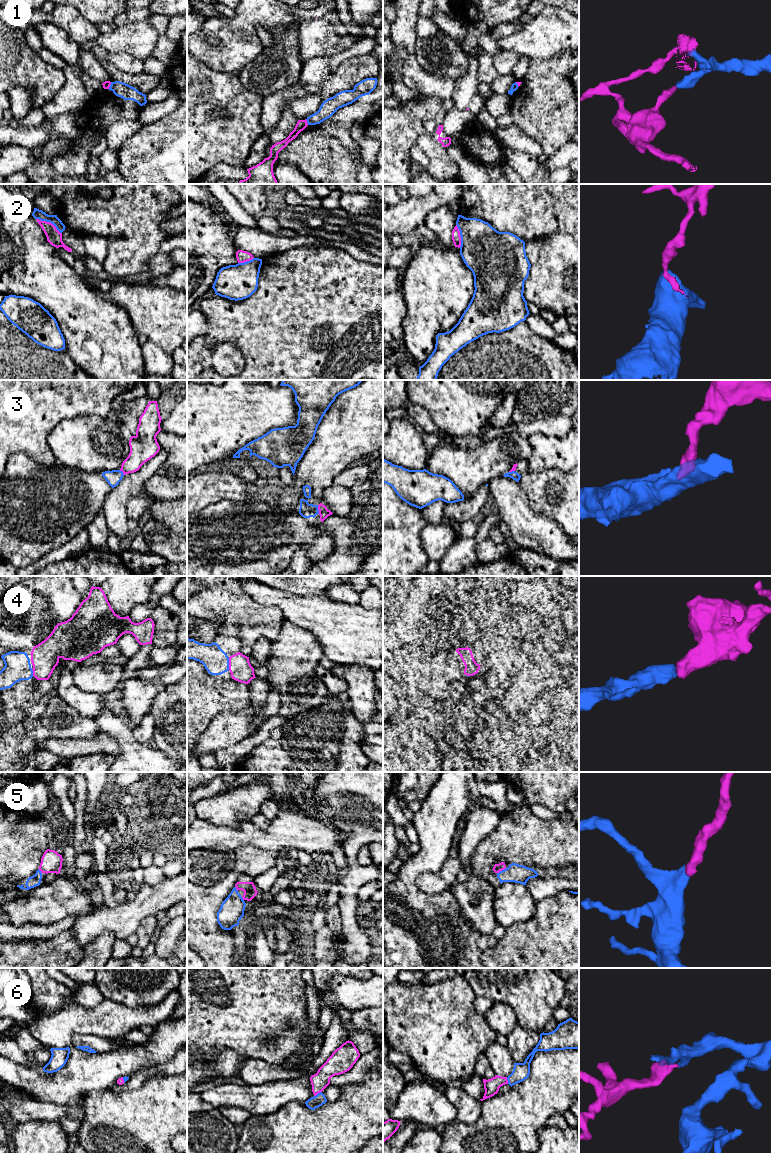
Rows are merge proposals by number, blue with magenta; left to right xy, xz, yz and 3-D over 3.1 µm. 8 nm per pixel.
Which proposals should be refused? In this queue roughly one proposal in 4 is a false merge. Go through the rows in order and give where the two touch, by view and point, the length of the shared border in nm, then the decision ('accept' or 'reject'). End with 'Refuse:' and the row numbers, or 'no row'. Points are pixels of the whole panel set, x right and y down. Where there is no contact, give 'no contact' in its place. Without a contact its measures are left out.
1: contact xz (307, 122); length 50 nm; reject
2: contact xy (49, 221); length 240 nm; reject
3: contact xz (317, 509); length 70 nm; accept
4: contact xz (228, 664); length 110 nm; accept
5: contact yz (502, 870); length 90 nm; accept
6: contact xz (318, 1093); length 80 nm; accept
Refuse: 1, 2

